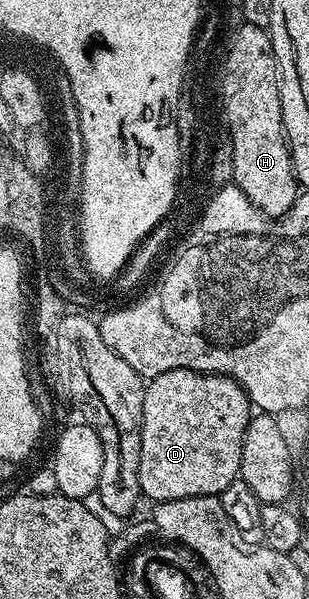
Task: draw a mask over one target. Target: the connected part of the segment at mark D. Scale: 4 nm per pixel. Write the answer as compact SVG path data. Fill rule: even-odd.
M173 369L149 378L142 412L142 450L138 472L142 497L150 503L157 503L221 495L228 483L239 480L242 444L251 416L250 396L231 377L222 377L218 373L197 373L191 369Z

